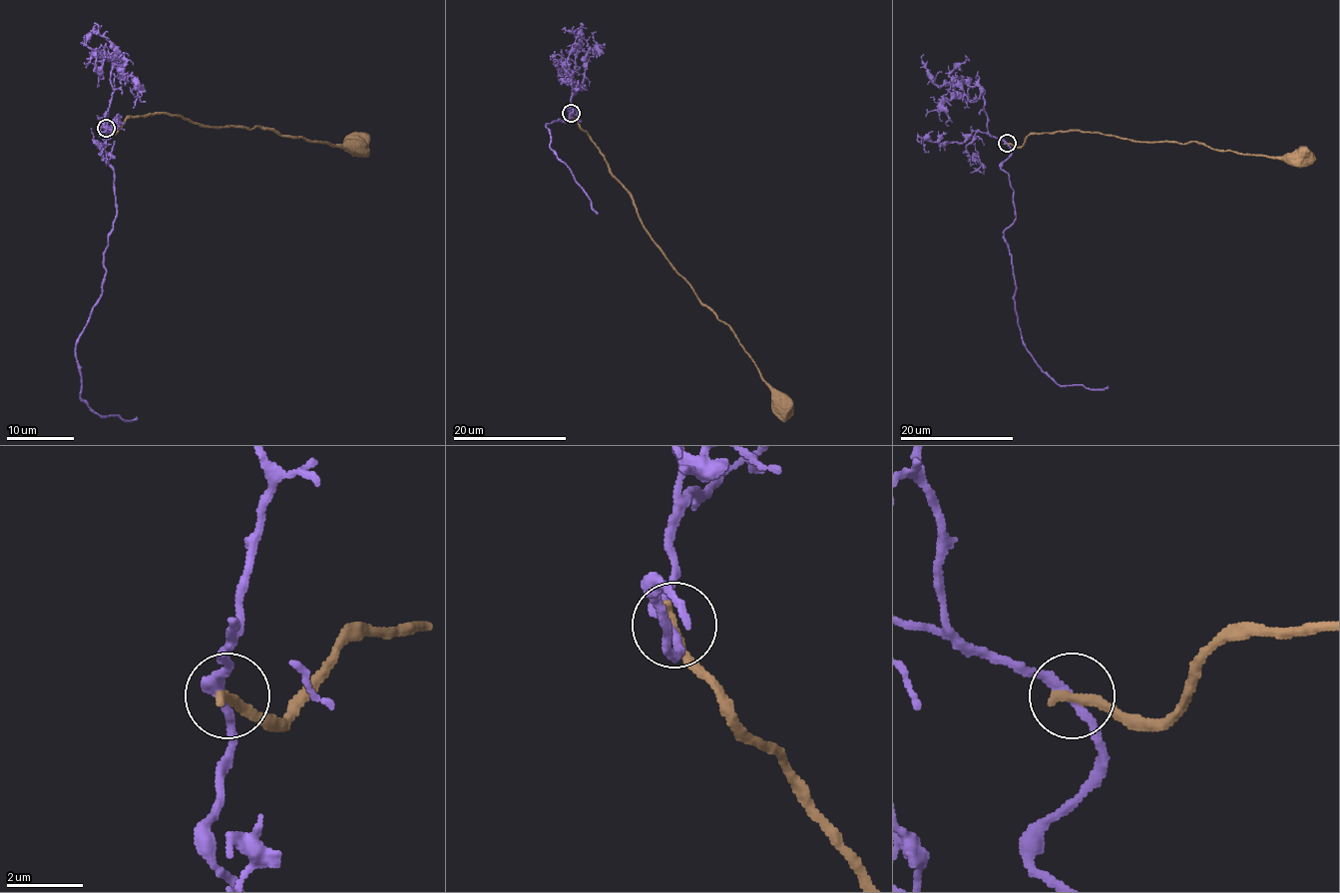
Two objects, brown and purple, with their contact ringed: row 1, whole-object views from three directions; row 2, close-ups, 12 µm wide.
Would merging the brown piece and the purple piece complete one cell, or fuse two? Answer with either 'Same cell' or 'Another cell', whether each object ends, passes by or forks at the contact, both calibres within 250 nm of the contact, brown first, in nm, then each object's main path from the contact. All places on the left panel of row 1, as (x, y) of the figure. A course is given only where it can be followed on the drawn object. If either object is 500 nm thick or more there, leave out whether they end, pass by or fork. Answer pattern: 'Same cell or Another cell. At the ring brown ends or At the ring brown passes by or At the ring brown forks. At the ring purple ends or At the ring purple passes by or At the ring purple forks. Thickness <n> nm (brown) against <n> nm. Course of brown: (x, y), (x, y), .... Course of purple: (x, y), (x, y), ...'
Another cell. At the ring brown ends. At the ring purple passes by. Thickness 320 nm (brown) against 260 nm. Course of brown: (105, 129), (116, 132), (129, 117), (170, 113), (207, 127), (262, 127), (329, 144), (361, 140), (356, 146). Course of purple: (105, 129), (116, 220), (104, 253), (102, 295), (75, 348), (80, 397), (100, 415), (138, 417)

